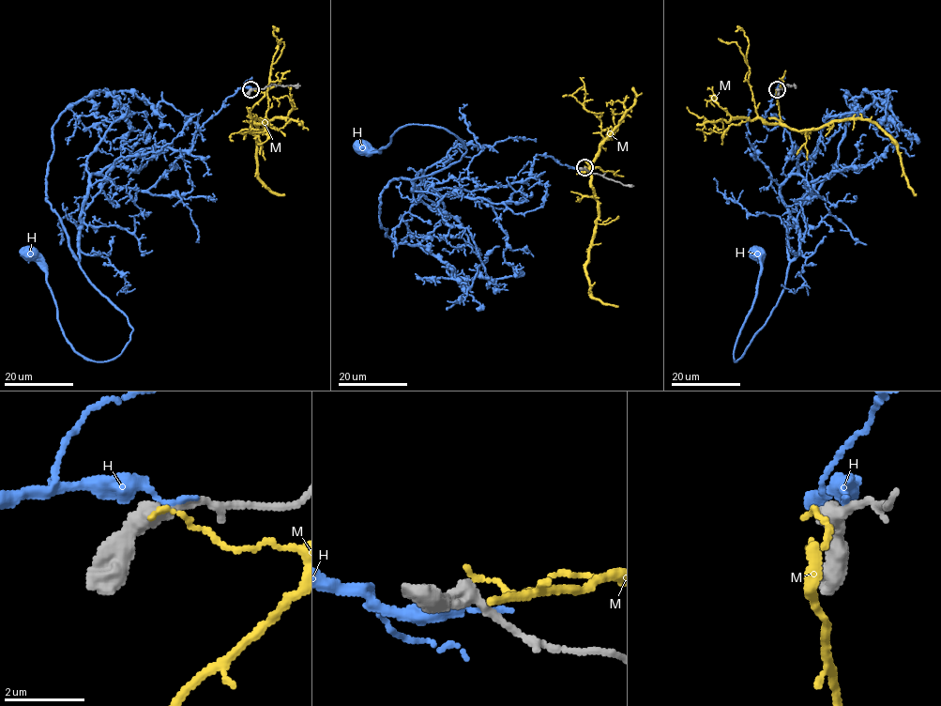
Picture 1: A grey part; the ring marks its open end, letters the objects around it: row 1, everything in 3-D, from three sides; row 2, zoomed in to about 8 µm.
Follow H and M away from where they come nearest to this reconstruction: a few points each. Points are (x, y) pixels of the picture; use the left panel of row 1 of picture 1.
H: (252, 88), (189, 149), (90, 176), (79, 264), (132, 329), (114, 358), (75, 350), (29, 253)
M: (251, 89), (264, 94), (249, 115), (261, 130), (265, 126), (256, 118), (252, 124), (256, 175), (284, 195)

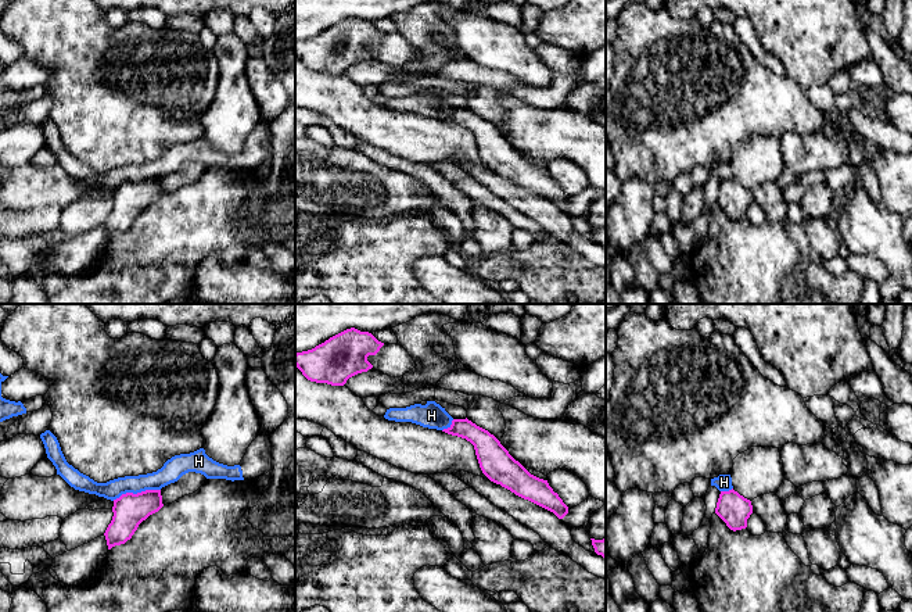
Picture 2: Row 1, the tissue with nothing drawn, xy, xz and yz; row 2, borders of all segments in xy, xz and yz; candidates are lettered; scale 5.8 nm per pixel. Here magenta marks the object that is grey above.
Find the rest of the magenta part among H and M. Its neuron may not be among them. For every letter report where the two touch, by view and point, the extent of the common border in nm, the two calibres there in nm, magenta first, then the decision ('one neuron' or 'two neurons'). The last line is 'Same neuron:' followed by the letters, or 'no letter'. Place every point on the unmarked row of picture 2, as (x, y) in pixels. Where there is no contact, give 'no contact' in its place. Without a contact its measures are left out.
H: meets magenta in xy at (137, 182); contact 280 nm long; 190 nm thick on the magenta side, 120 nm on the other; two neurons
M: no contact; two neurons
Same neuron: no letter

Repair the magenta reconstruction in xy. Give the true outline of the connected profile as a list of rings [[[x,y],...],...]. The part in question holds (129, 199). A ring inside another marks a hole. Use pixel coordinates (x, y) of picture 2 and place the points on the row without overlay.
[[[161,179],[126,182],[114,189],[114,205],[104,222],[108,239],[130,229],[139,214],[162,196]]]

